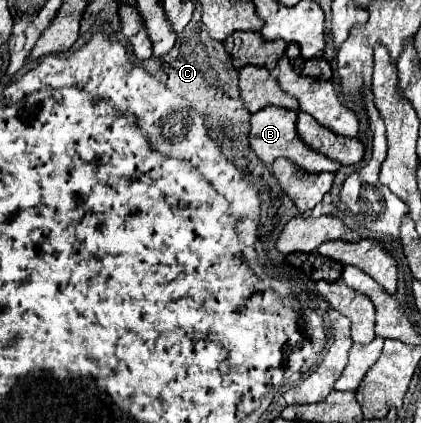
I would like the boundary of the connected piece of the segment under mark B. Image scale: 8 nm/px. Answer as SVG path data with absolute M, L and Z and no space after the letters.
M264 107L260 109L258 113L254 113L250 117L250 135L248 135L248 141L250 141L250 147L252 151L258 155L258 159L266 165L270 165L274 159L278 157L286 157L290 159L292 163L296 163L300 169L304 169L306 173L322 173L322 171L338 171L342 165L336 163L336 161L330 161L328 157L312 151L310 147L306 147L300 139L298 139L298 133L296 133L296 111L290 111L290 109L282 109L282 107Z

